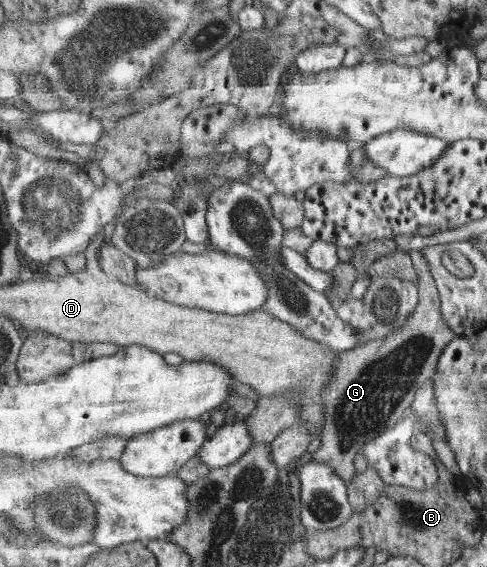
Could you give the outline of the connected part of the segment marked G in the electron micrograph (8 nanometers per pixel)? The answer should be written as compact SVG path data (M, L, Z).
M422 250L409 254L420 276L418 307L409 321L394 333L338 353L333 376L325 385L323 443L322 448L314 453L314 460L330 465L347 486L357 475L356 454L406 415L422 385L435 375L440 356L457 338L442 313L443 301L429 266L430 260Z

